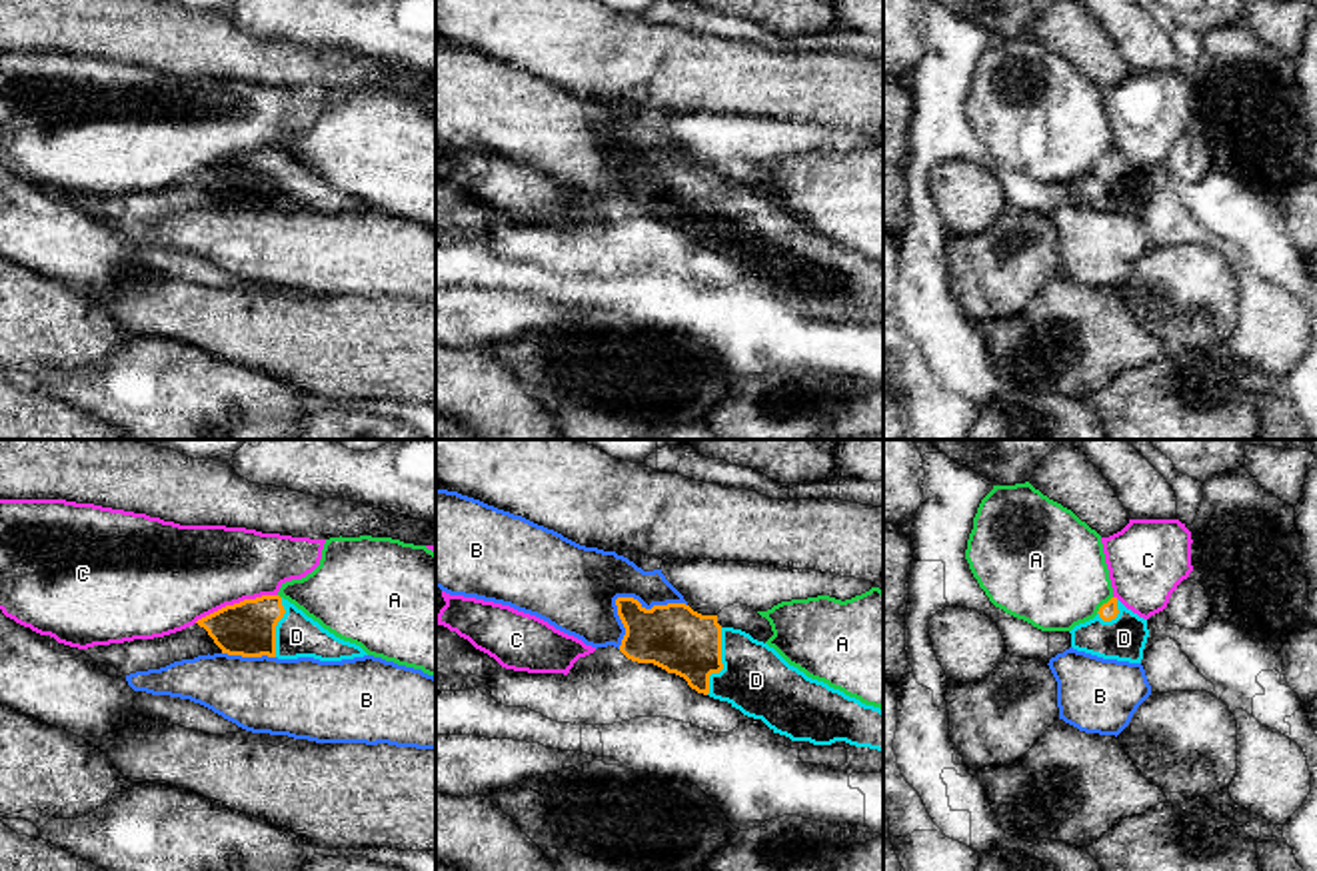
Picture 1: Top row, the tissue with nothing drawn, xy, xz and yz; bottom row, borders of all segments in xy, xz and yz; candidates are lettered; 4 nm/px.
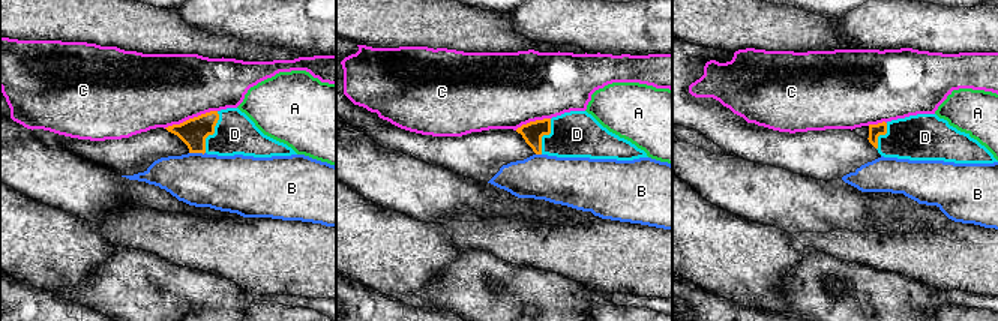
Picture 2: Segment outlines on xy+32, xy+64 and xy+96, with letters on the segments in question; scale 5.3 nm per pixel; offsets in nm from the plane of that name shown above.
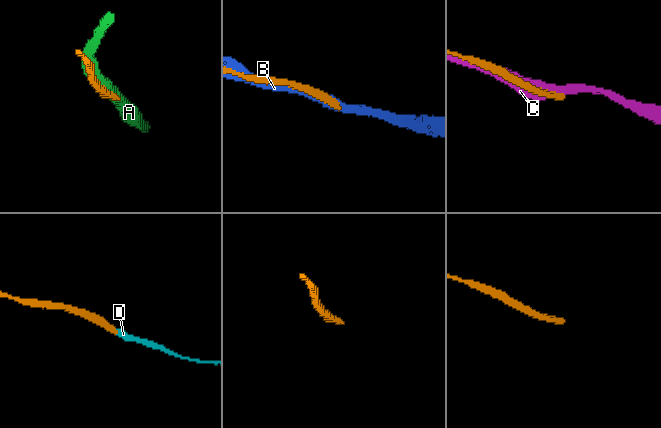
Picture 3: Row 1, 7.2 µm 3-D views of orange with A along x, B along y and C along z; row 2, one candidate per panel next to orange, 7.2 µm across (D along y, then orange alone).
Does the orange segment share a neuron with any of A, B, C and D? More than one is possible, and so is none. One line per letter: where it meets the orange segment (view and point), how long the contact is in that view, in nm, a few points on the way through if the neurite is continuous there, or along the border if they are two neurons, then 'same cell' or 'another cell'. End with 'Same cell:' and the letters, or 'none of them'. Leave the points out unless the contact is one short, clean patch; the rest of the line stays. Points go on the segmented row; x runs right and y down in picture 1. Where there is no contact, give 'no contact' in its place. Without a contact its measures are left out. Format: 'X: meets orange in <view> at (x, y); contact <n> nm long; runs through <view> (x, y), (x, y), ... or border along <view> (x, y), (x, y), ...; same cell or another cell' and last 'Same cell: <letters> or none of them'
A: meets orange in yz at (1104, 604); contact 100 nm long; another cell
B: meets orange in xz at (626, 598); contact 340 nm long; another cell
C: meets orange in xy at (234, 604); contact 360 nm long; another cell
D: meets orange in xz at (722, 664); contact 280 nm long; runs through xz (676, 638), (722, 664), (738, 668), (756, 680); same cell
Same cell: D

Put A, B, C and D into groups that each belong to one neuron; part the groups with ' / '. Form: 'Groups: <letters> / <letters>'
Groups: A / B / C / D

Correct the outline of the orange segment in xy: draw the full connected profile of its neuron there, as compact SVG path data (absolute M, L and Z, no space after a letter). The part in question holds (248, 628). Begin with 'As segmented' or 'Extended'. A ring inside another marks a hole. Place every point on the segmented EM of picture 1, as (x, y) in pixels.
Extended. M280 595L226 605L196 621L228 655L342 661L368 655Z

